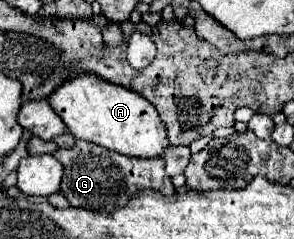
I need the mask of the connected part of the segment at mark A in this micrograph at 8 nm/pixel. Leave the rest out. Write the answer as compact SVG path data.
M81 72L75 78L69 78L59 86L59 90L51 92L47 102L75 138L105 146L113 152L137 158L155 158L163 156L163 150L169 146L167 130L149 100L125 86L107 82L93 72Z

